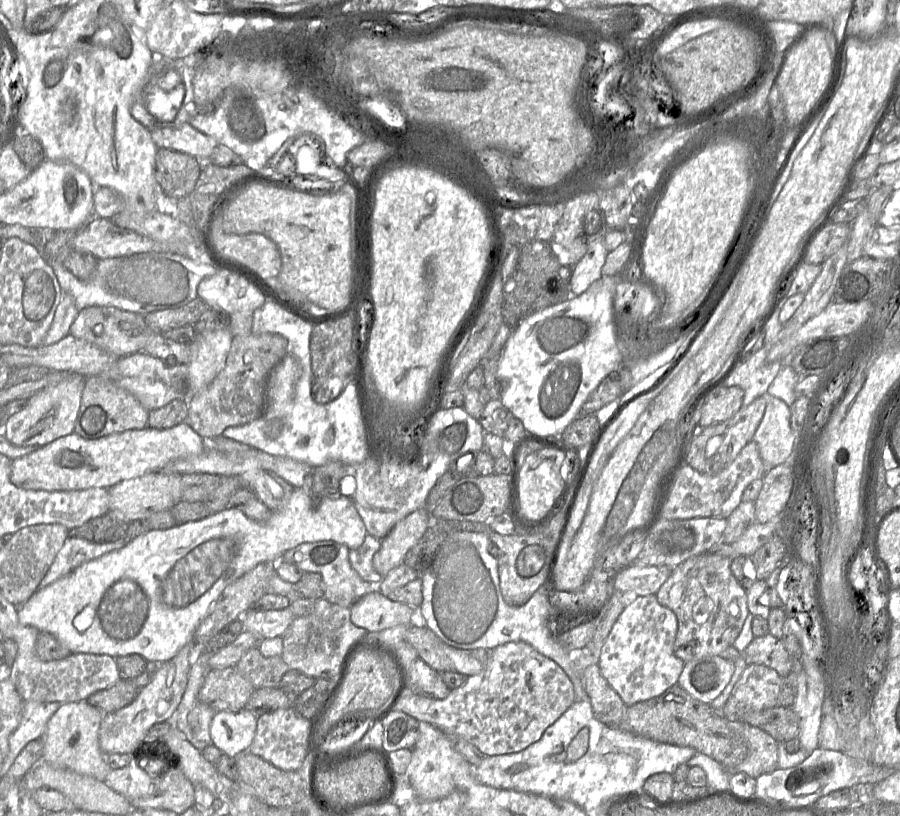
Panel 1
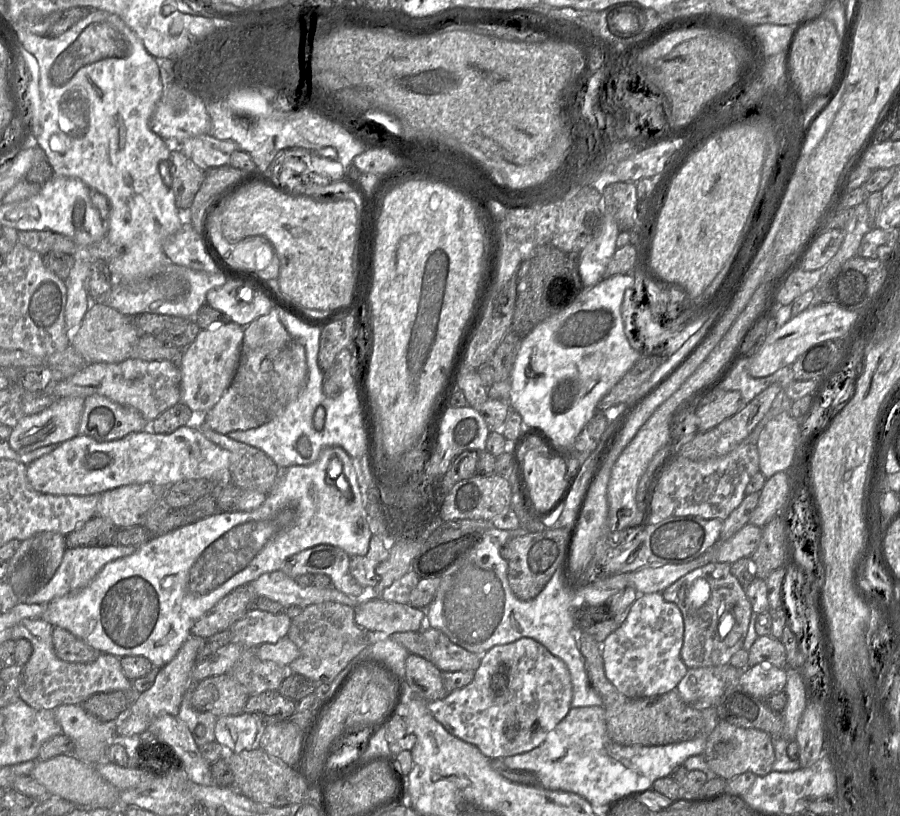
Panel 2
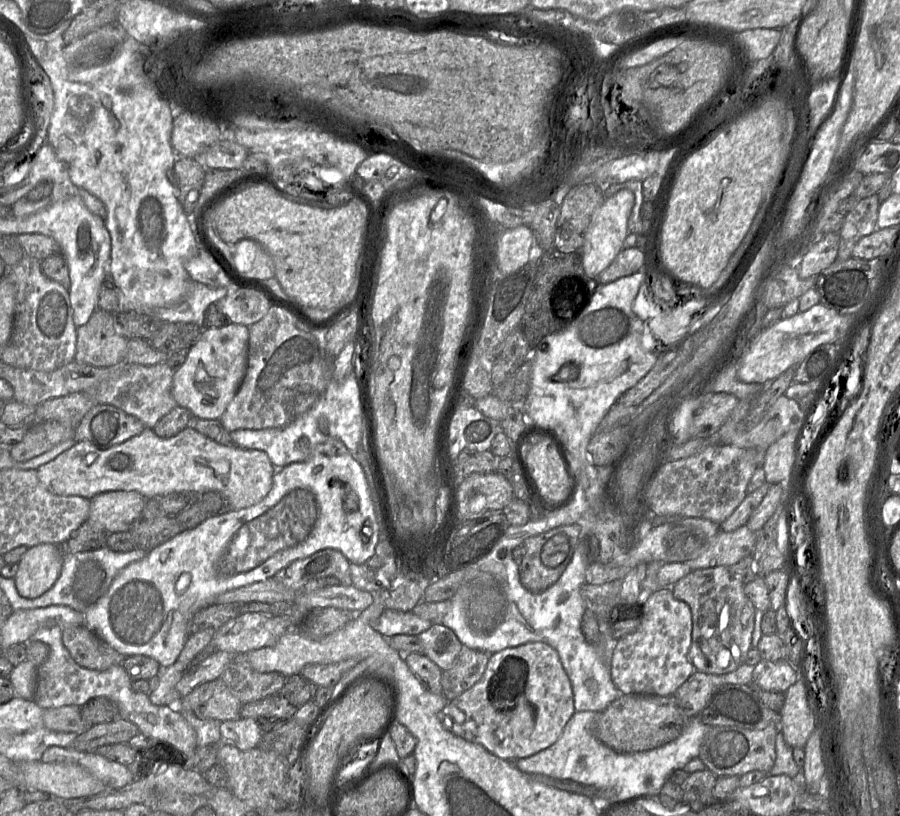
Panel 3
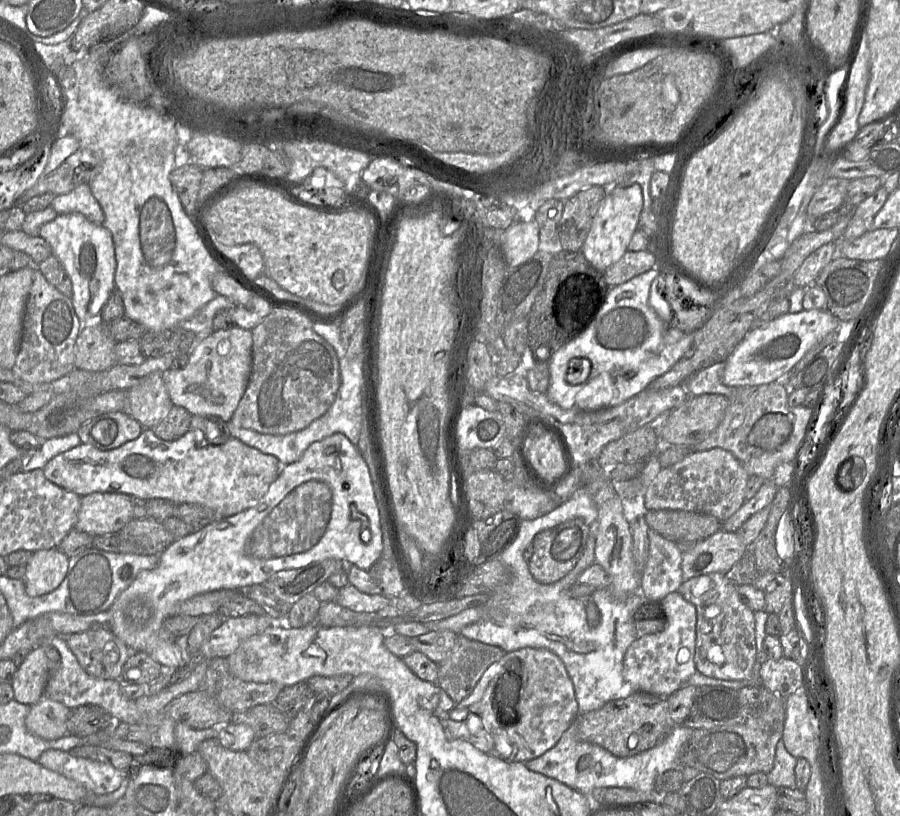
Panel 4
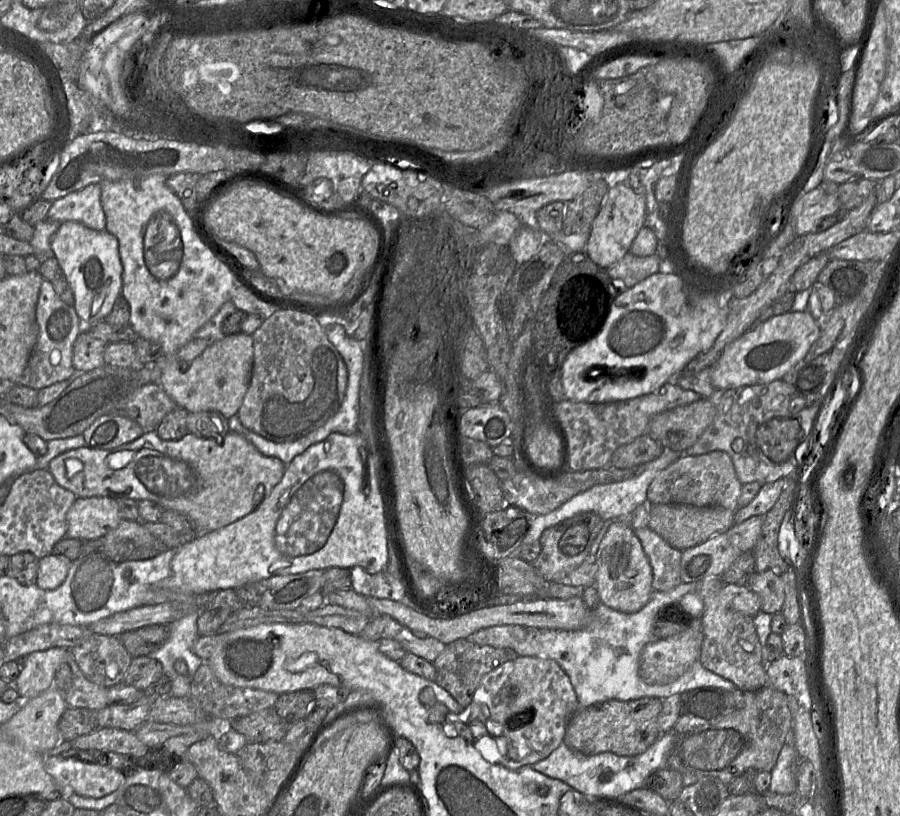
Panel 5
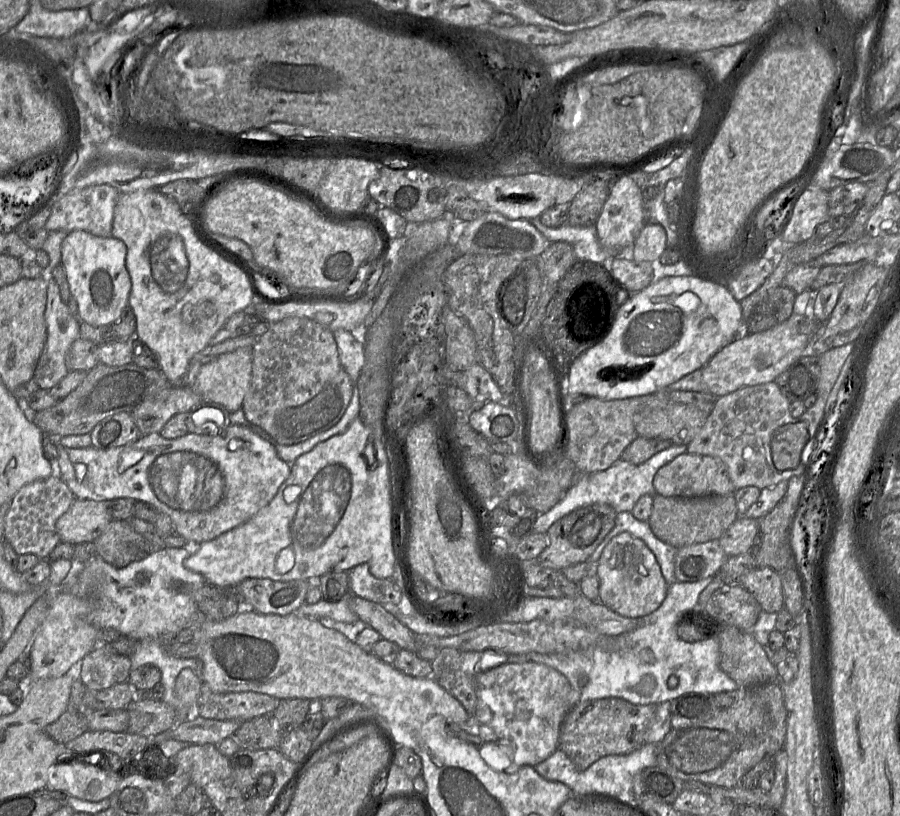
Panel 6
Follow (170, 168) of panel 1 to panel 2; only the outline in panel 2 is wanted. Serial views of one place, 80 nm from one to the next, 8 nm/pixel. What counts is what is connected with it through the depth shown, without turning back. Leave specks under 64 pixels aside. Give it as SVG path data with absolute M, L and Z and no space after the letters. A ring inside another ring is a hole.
M172 150L168 161L172 176L170 189L175 204L180 211L186 212L204 181L206 171L179 150Z

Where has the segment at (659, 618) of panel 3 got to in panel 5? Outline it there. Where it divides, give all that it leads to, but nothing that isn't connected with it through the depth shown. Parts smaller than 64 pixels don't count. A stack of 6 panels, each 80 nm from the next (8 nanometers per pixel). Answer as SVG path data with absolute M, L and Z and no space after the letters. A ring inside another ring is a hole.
M696 592L686 594L678 602L693 616L691 626L669 638L658 639L650 642L642 649L639 658L638 674L647 684L665 685L678 679L685 671L696 661L699 660L700 648L703 641L703 632L701 627L701 615L704 610L704 604Z

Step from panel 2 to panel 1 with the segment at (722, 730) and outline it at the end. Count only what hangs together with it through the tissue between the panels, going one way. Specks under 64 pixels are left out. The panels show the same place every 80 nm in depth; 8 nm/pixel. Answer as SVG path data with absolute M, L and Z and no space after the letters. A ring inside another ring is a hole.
M729 721L729 724L731 729L742 737L749 749L747 758L735 768L727 769L730 773L746 773L756 779L777 769L778 741L762 729L743 721Z

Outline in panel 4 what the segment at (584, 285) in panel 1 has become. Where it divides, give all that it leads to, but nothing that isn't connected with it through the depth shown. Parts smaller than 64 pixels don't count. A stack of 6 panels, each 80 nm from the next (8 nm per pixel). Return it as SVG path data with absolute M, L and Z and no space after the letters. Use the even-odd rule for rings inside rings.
M639 184L629 187L611 186L593 218L586 239L580 249L586 260L599 272L604 272L628 250L632 235L637 230L643 208L642 189Z

